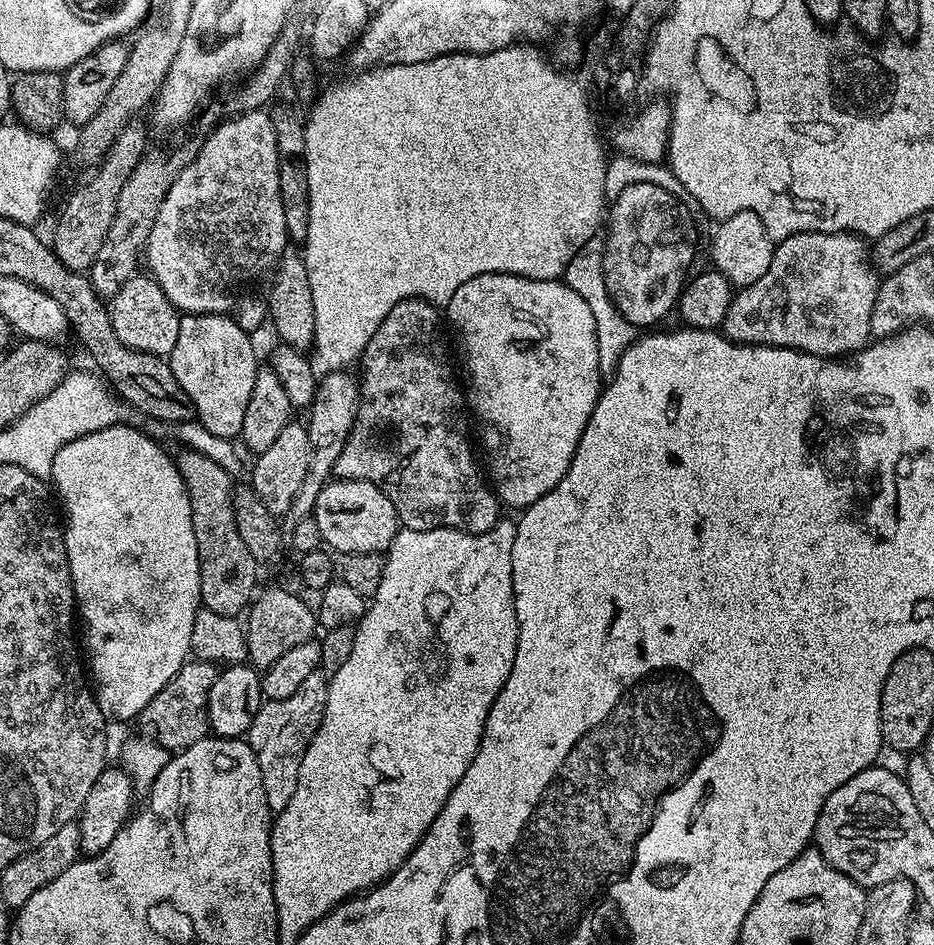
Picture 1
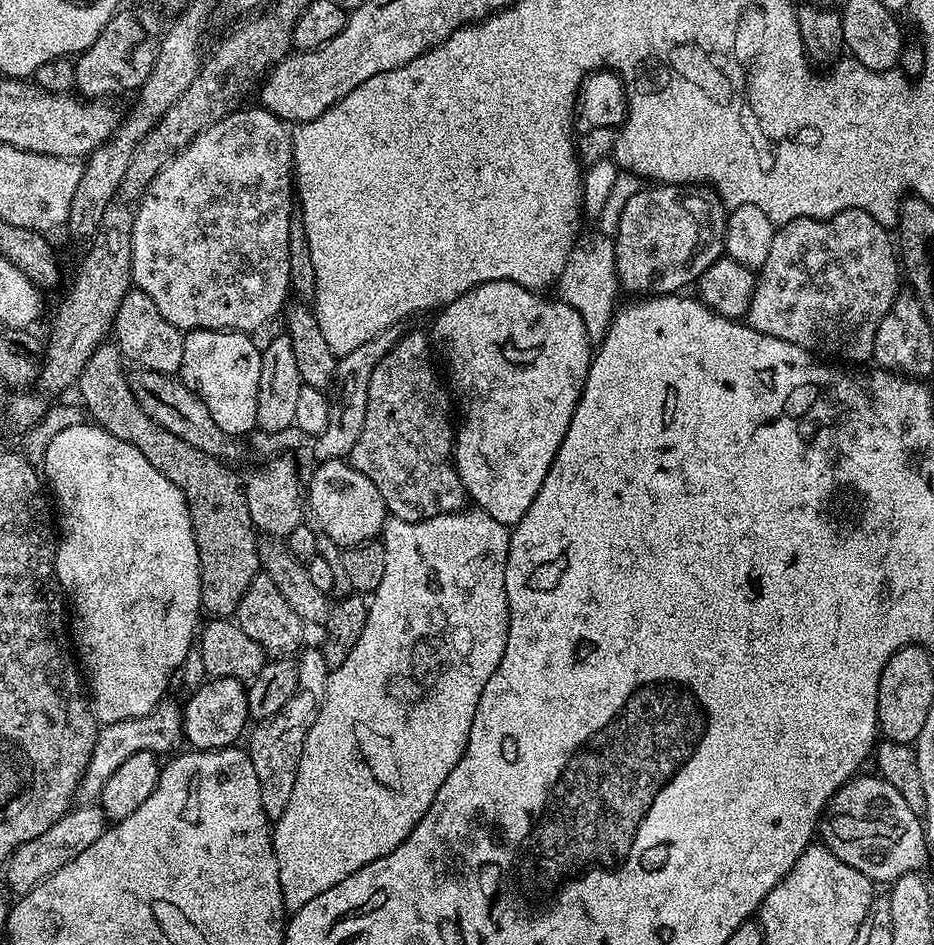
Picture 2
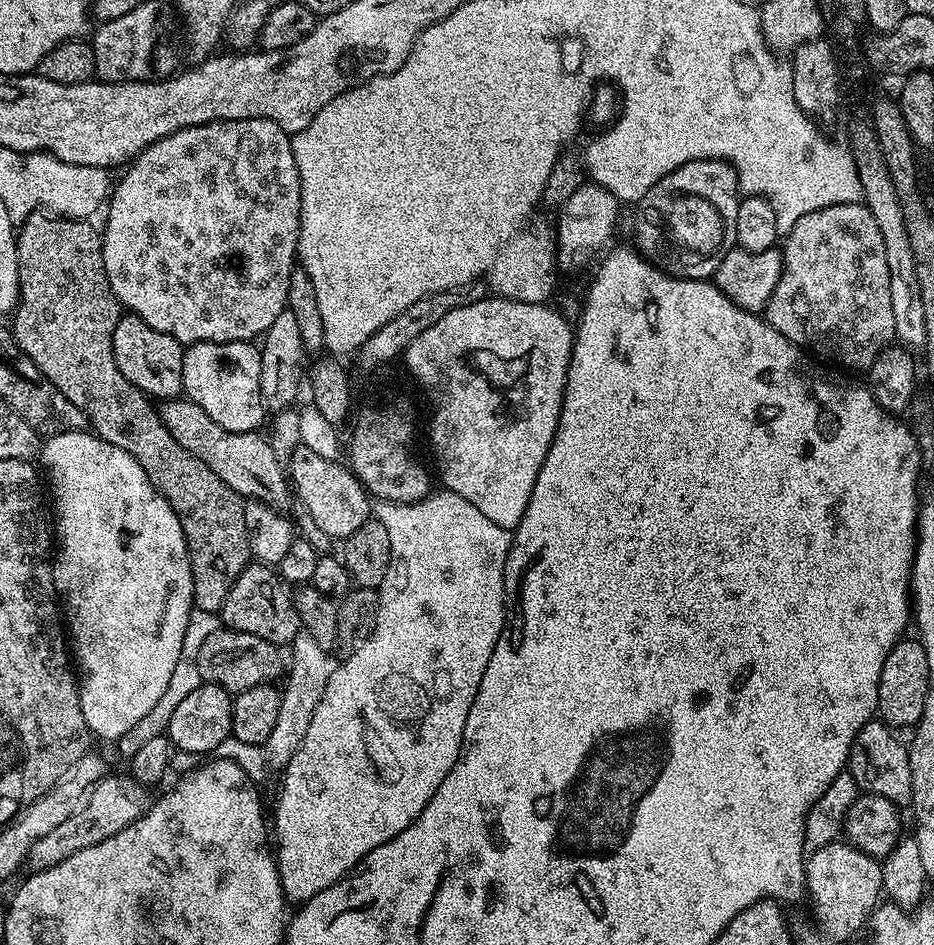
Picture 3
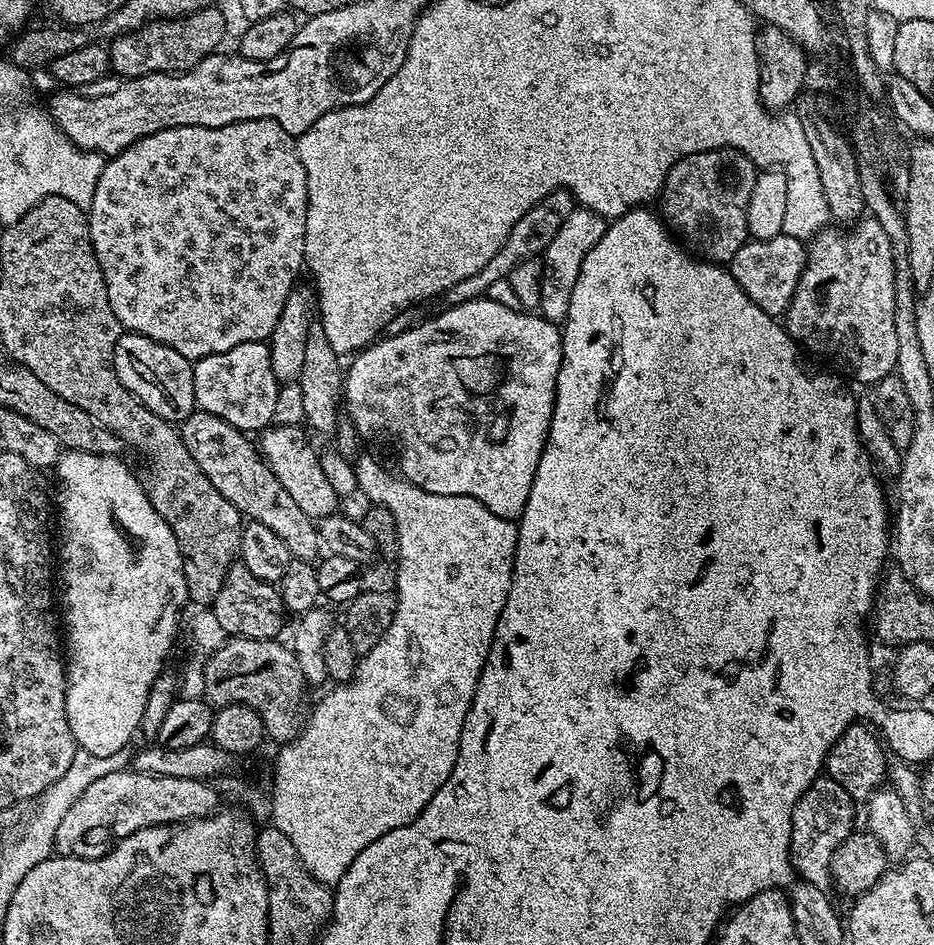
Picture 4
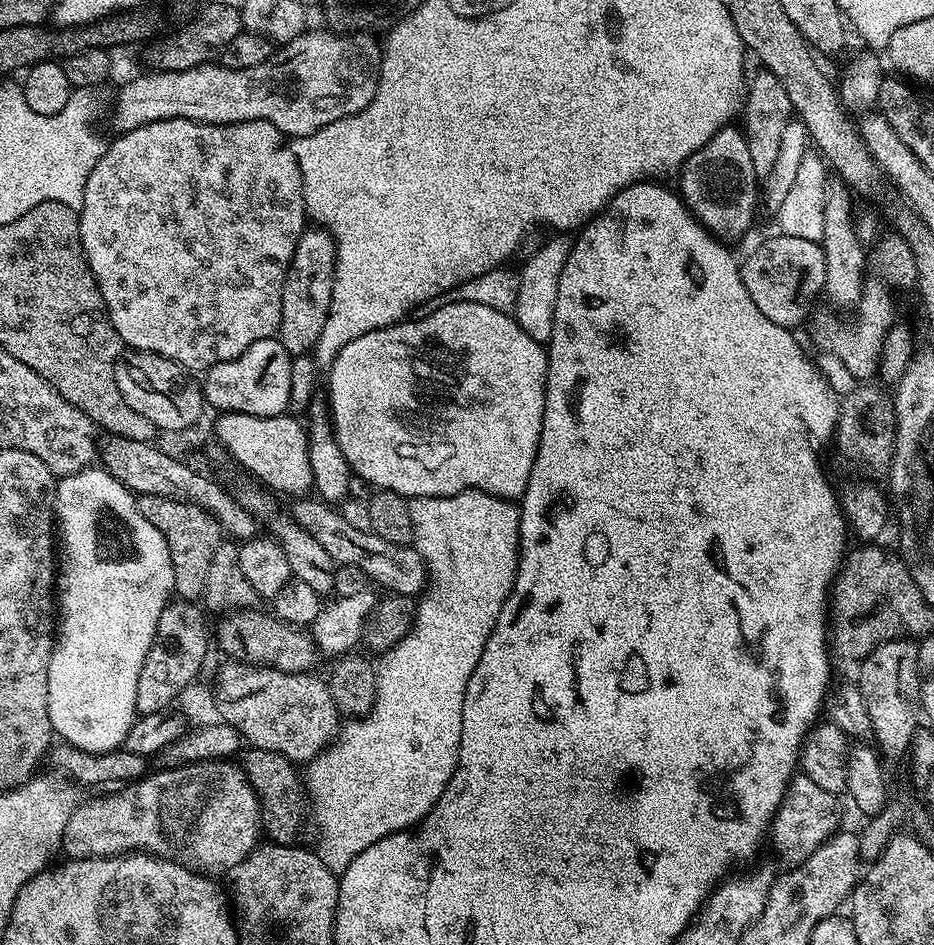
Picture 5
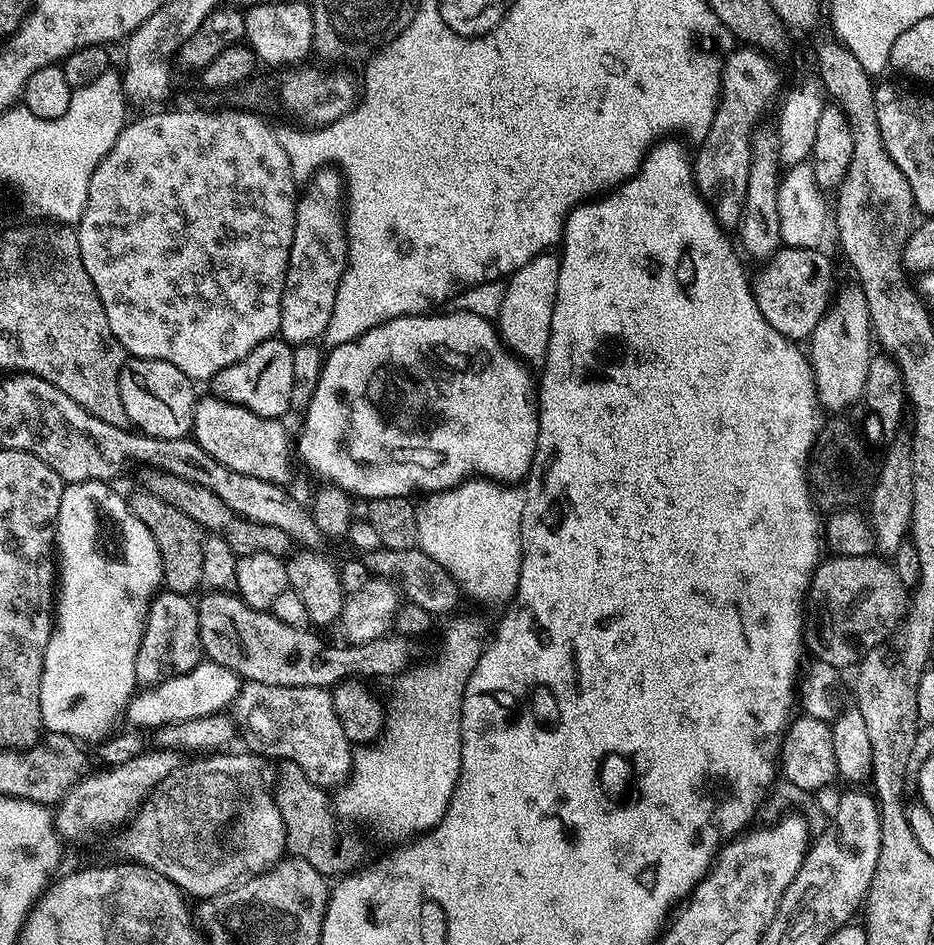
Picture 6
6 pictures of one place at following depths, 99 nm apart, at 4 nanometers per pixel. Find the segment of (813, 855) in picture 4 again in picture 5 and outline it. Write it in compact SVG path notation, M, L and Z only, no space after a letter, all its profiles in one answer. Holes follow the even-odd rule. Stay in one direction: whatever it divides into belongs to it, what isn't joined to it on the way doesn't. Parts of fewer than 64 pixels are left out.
M803 772L793 775L770 825L770 838L773 838L779 856L786 863L784 865L790 868L800 865L814 850L827 843L833 833L839 831L838 800L835 793L815 785Z

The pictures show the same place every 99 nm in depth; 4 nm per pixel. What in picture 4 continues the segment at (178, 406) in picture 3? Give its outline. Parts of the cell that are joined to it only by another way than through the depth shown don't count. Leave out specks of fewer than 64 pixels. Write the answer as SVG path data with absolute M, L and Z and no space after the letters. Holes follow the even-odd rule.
M199 410L183 420L178 431L186 450L190 450L190 458L194 458L198 466L202 466L202 474L210 478L214 490L218 490L218 494L222 494L222 498L226 498L230 506L240 511L241 517L262 522L262 526L274 530L274 534L278 534L278 538L286 542L286 550L290 550L293 560L312 562L321 555L319 527L312 517L302 514L294 498L290 498L286 486L278 482L274 470L260 455L259 447L253 441L251 444L248 441L251 439L245 433L222 422L222 418Z

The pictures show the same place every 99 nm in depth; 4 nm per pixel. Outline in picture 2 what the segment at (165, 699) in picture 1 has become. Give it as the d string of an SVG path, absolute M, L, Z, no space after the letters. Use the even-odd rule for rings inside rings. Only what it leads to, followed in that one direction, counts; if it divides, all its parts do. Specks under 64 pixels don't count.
M168 703L157 704L154 711L146 713L145 716L105 724L97 731L94 754L90 756L90 762L84 768L84 777L80 779L80 785L76 787L75 799L81 805L99 801L102 786L106 786L110 774L114 774L114 770L118 770L118 766L126 762L126 758L143 752L172 754L181 747L179 744L182 744L184 740L184 713L179 703Z

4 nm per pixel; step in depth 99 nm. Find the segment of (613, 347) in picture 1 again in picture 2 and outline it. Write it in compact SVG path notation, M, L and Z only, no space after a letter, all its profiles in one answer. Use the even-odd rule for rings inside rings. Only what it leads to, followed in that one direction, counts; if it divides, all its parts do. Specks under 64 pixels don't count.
M597 230L581 233L576 239L568 262L556 283L557 297L564 304L580 312L583 324L587 328L589 339L599 344L615 315L620 295L619 276L617 274L615 239Z

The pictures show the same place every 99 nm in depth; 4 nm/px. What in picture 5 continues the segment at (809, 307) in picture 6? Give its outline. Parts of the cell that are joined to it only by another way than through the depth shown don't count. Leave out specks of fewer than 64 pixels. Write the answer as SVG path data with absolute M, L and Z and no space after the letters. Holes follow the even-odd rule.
M775 234L764 240L740 264L742 286L746 286L746 294L778 326L789 330L796 327L808 316L812 303L824 291L826 278L826 258L823 247L815 240L794 238L783 234Z

